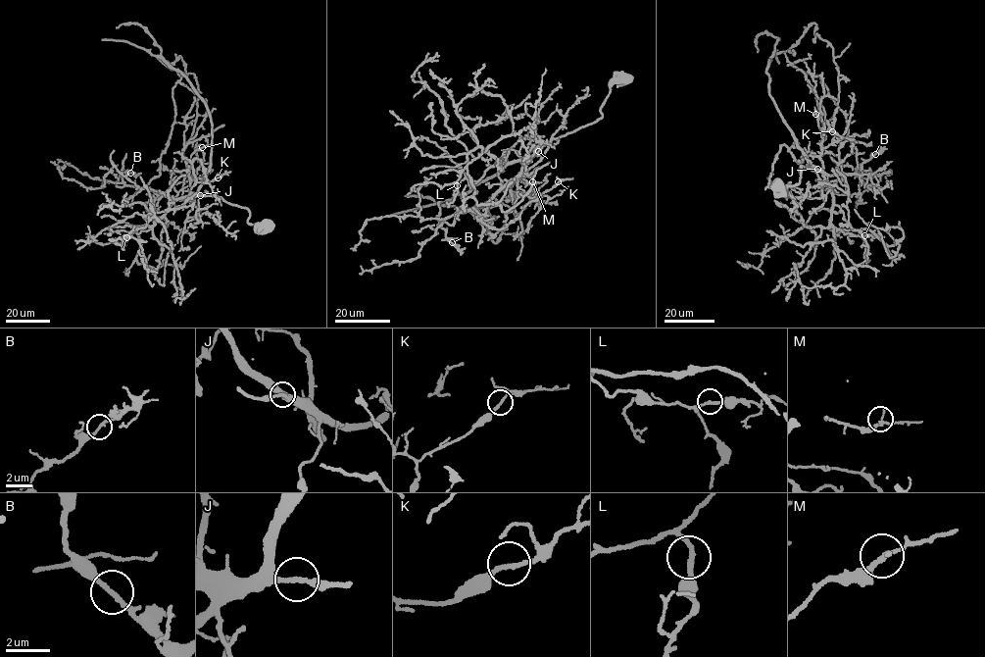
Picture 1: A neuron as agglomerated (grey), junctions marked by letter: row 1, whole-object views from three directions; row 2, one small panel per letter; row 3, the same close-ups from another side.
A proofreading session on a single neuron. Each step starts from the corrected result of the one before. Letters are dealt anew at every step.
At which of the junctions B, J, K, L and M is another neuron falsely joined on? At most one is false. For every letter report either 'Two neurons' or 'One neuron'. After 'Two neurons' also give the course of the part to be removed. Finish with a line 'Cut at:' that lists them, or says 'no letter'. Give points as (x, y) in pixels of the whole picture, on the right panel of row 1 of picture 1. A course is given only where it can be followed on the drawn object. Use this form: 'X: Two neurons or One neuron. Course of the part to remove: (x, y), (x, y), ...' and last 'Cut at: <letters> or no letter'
B: One neuron
J: One neuron
K: One neuron
L: One neuron
M: One neuron
Cut at: no letter

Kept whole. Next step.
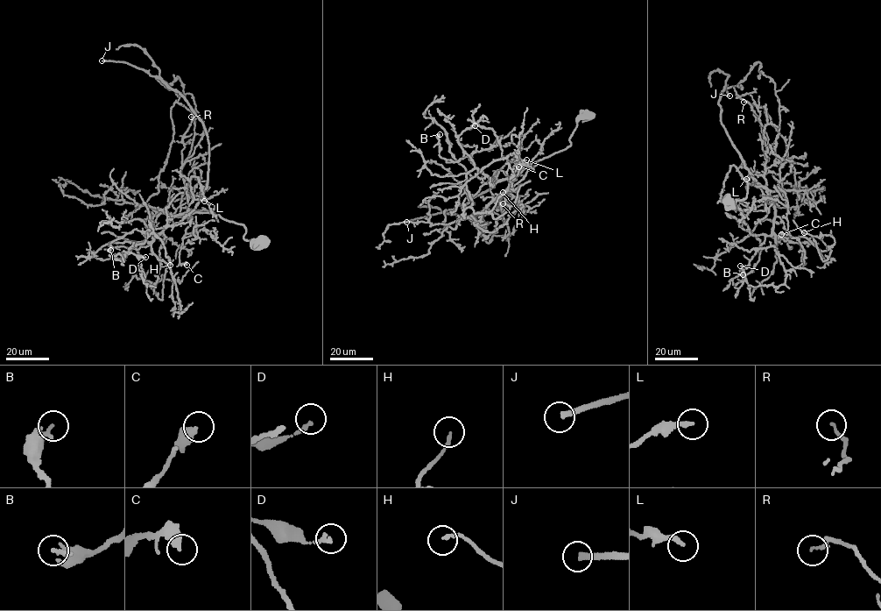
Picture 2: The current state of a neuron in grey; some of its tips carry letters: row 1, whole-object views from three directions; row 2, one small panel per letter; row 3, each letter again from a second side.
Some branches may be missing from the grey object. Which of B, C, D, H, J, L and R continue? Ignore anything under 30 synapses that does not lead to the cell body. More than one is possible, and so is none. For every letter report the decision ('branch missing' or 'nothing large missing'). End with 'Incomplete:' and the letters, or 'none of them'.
B: nothing large missing
C: nothing large missing
D: nothing large missing
H: nothing large missing
J: branch missing
L: branch missing
R: nothing large missing
Incomplete: J, L

